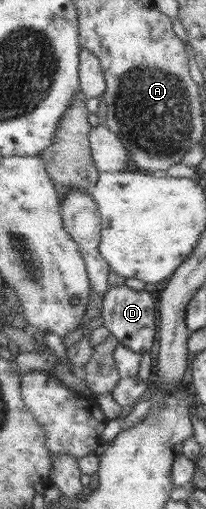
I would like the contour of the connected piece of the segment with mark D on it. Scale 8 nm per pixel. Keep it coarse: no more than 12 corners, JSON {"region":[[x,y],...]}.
{"region":[[123,284],[103,298],[104,327],[146,357],[158,304]]}

